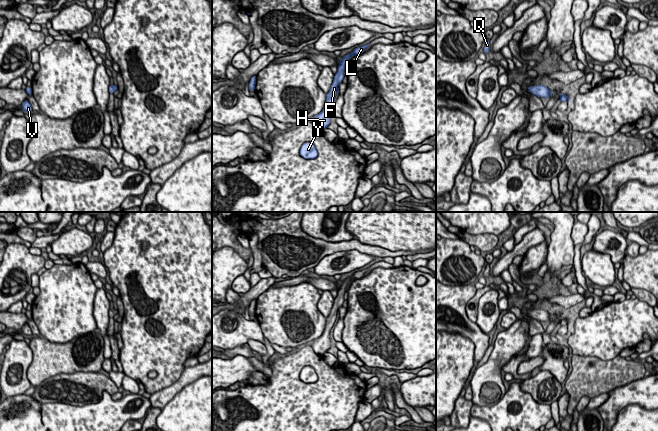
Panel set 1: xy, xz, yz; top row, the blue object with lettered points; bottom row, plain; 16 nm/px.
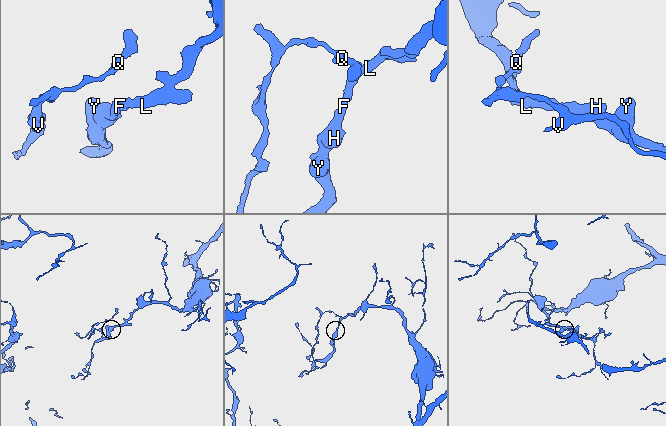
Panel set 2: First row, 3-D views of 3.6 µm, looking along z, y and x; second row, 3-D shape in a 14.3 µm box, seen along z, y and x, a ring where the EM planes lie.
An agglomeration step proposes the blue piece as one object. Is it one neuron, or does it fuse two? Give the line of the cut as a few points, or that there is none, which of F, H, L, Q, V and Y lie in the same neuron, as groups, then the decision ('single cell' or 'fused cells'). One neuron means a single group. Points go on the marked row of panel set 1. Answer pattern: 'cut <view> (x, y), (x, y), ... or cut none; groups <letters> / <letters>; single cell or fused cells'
cut none; groups F H L Q V Y; single cell

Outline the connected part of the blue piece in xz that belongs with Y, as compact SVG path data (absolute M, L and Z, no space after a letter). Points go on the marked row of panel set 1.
M306 143L301 146L300 155L305 159L314 159L318 156L318 151L313 144Z

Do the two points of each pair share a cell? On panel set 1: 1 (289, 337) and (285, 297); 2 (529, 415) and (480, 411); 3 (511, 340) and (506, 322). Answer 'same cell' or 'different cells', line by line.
1: same cell
2: same cell
3: different cells

